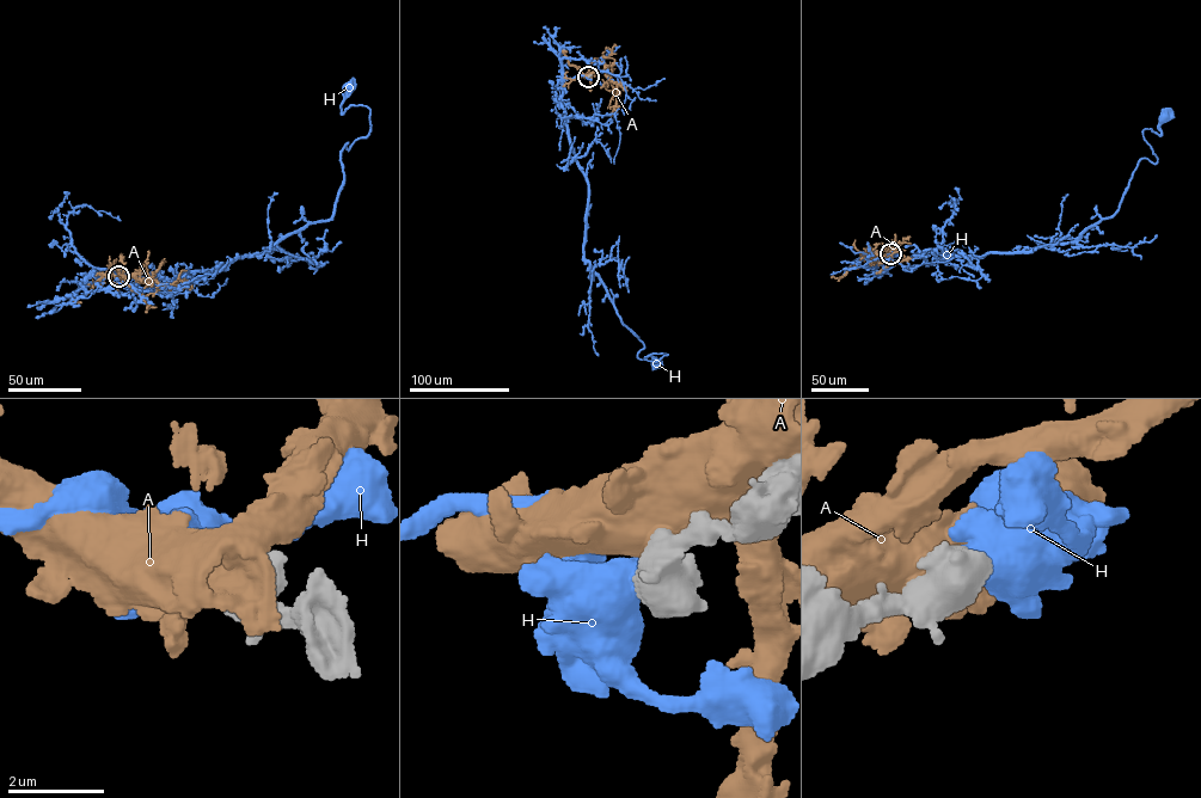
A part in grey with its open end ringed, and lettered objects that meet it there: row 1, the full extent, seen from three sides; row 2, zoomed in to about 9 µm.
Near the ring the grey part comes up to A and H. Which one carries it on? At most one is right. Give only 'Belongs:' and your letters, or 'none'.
Belongs: H

